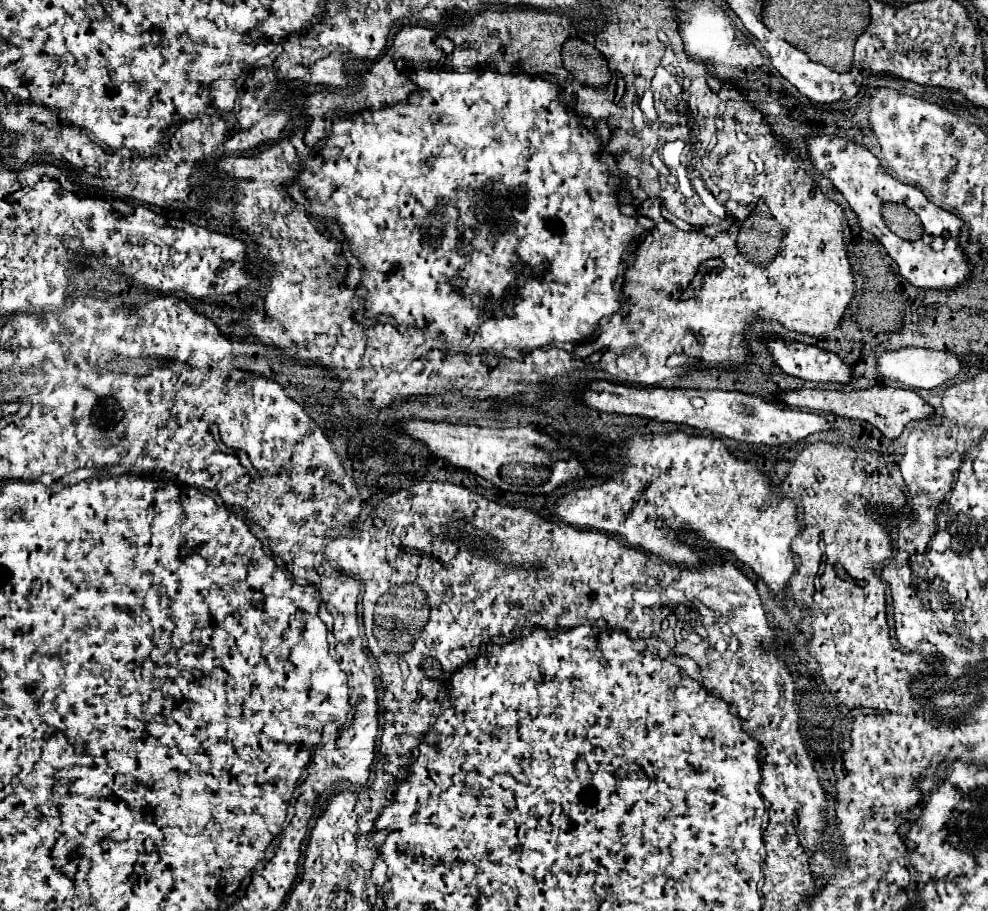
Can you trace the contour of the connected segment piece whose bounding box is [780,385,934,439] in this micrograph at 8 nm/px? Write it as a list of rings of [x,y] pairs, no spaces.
[[[872,387],[866,391],[826,391],[826,389],[802,389],[802,391],[788,391],[780,395],[780,401],[784,401],[790,407],[802,407],[812,411],[828,411],[838,417],[850,417],[860,419],[876,427],[882,437],[886,439],[898,439],[900,433],[906,429],[910,421],[928,419],[934,415],[934,407],[926,403],[918,393],[910,389],[898,389],[898,387]]]

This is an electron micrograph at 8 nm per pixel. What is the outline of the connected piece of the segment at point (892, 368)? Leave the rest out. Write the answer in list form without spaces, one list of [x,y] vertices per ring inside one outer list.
[[[906,347],[898,351],[888,351],[880,355],[878,359],[878,369],[884,377],[896,379],[904,383],[906,387],[912,389],[938,389],[952,377],[956,377],[962,371],[962,361],[948,353],[948,351],[930,351],[930,349],[916,349],[916,347]]]

